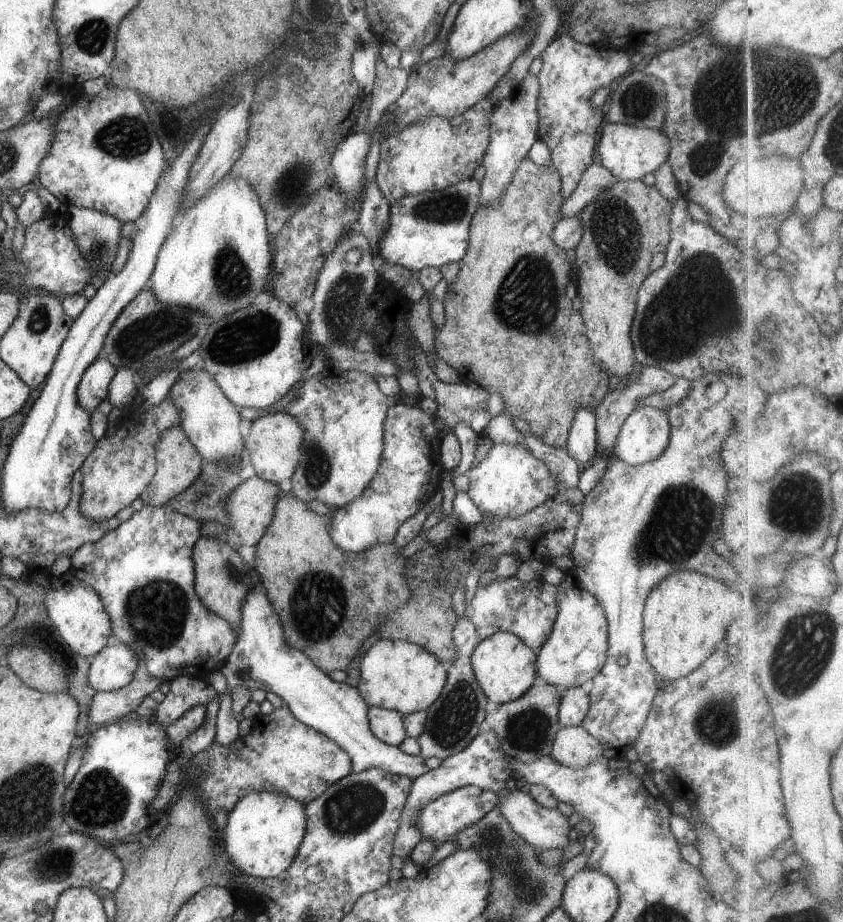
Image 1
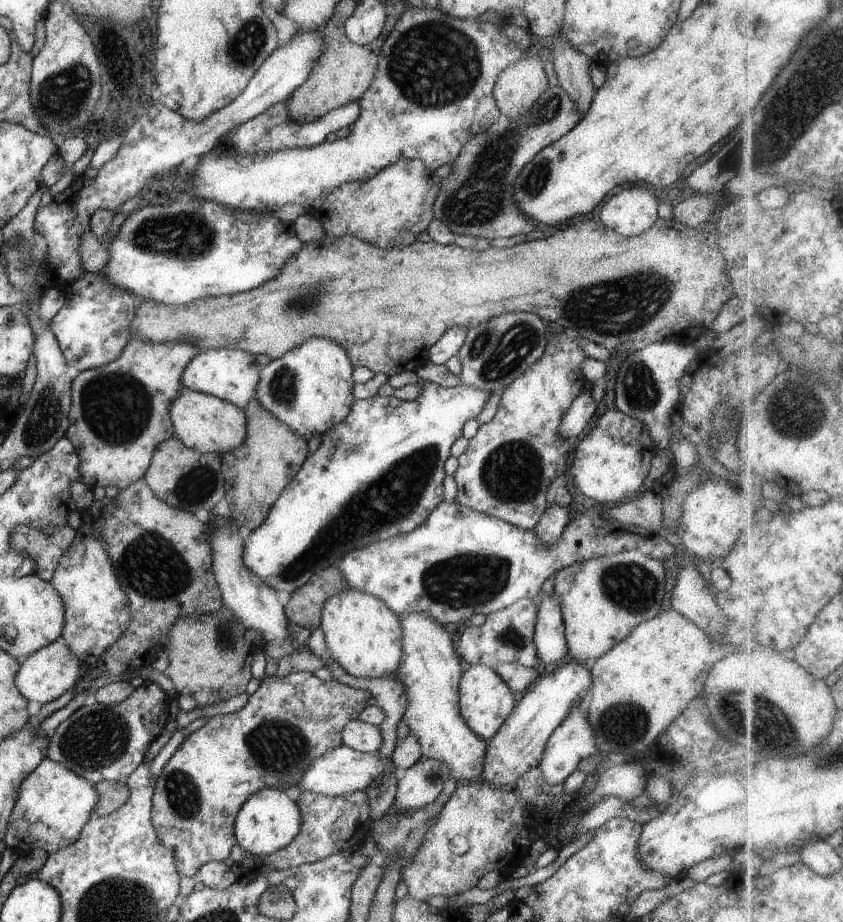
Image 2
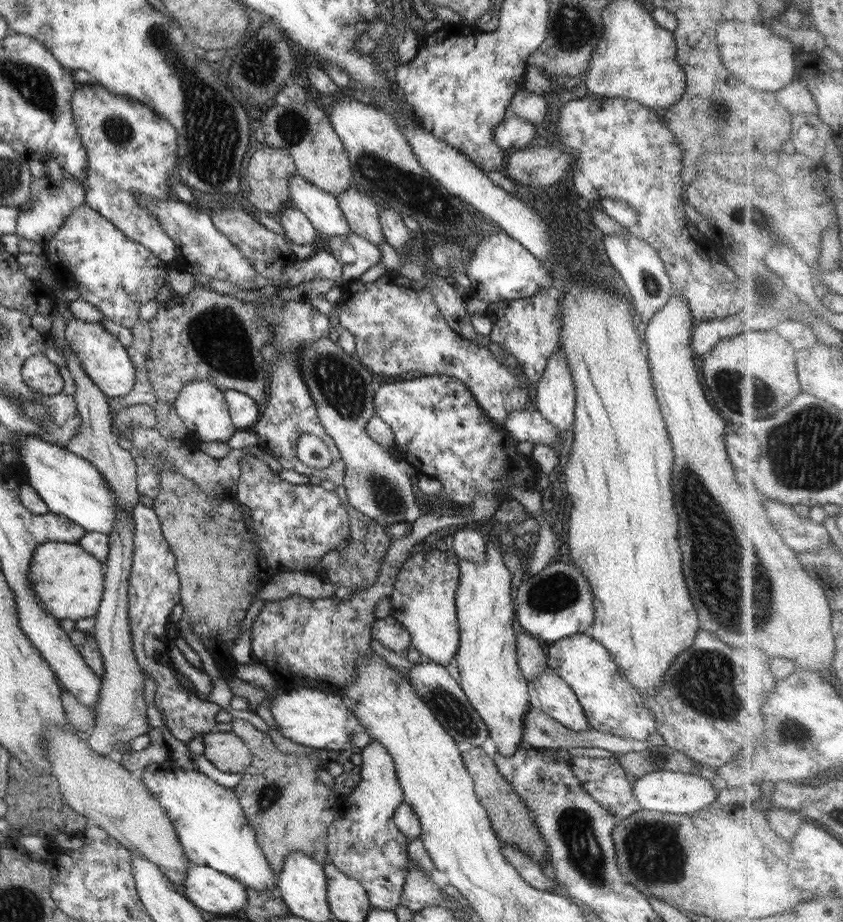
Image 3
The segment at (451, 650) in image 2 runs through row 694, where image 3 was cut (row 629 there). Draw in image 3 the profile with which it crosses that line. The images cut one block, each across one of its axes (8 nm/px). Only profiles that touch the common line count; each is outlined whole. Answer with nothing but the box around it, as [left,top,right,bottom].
[389,550,459,667]

